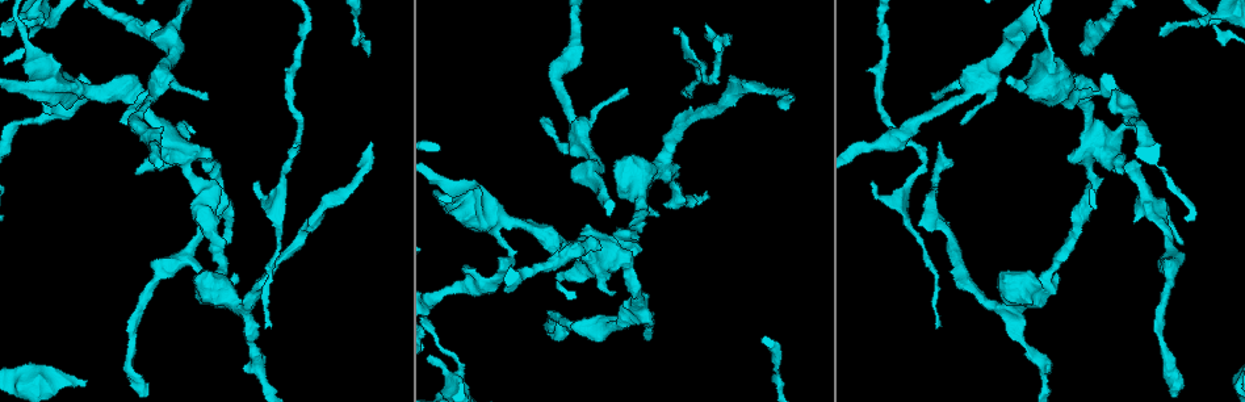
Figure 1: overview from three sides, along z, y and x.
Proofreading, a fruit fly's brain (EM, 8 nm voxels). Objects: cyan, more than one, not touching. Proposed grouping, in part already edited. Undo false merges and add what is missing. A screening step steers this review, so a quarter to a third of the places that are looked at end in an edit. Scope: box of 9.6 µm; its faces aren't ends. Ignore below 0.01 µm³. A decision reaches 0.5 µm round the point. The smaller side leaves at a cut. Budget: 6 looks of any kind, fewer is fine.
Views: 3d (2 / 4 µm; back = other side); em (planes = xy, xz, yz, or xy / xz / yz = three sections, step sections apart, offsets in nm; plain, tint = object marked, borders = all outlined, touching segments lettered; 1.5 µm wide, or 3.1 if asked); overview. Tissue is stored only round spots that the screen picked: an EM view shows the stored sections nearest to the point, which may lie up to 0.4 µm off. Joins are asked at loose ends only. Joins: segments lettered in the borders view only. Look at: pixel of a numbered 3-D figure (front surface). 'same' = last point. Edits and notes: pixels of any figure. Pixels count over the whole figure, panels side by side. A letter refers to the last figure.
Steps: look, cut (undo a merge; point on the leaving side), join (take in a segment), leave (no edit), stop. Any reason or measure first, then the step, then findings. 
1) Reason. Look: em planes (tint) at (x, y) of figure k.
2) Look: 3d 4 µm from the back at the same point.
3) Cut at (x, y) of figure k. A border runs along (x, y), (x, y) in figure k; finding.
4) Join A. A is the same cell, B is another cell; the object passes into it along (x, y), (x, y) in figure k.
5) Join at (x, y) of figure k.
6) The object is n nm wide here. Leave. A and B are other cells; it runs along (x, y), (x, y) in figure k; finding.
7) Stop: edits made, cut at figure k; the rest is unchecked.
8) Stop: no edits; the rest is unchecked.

Look: em planes (borders) at (1094, 51) of figure 1.

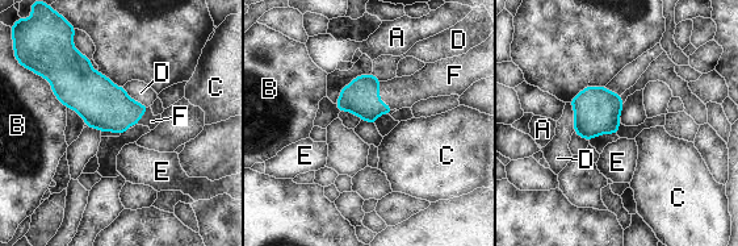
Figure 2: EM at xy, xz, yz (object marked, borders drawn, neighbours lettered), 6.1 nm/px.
The object is 200 nm wide here; the longest contact is with B, 260 nm. Join F. F is the same cell, A, B, C, D and E are other cells; it goes on there.

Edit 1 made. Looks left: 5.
Look: overview.

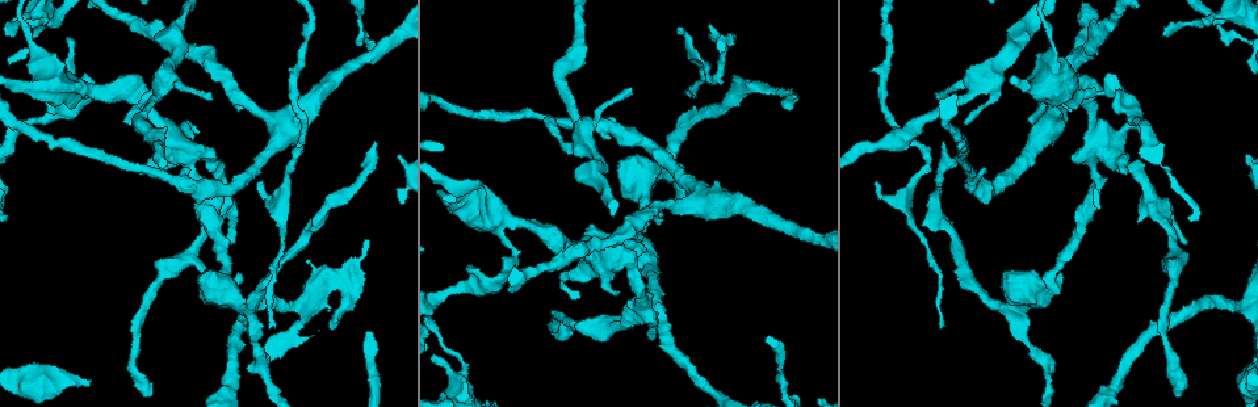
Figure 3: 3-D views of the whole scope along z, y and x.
Look: em xz step 8 (tint) at (1095, 91) of figure 3.

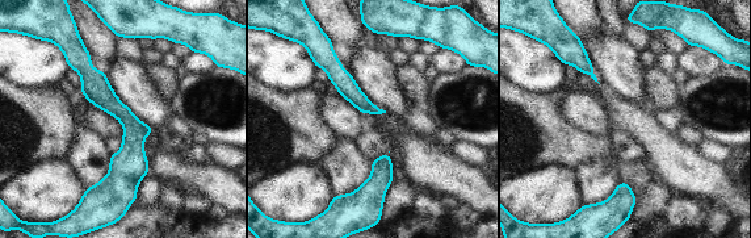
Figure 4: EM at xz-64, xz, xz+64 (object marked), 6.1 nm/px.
Cut it another way. Look: em planes (borders) at the same point.

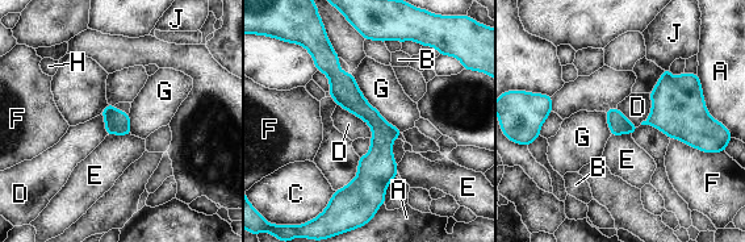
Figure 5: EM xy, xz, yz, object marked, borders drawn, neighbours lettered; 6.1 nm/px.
Leave. A, B, C, D, E, F, G, H and J are other cells; a border runs along (338, 104), (359, 116), (373, 136) in figure 5; continuous, no second cell.

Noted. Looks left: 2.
Long arm stops here. Look: 3d 2 µm at (942, 329) of figure 3.

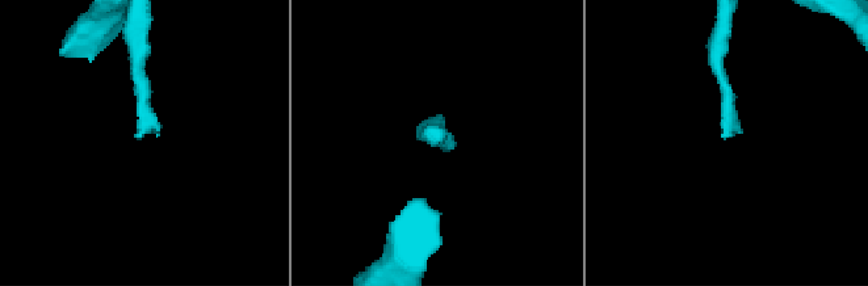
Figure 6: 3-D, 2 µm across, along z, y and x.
Now the EM. Look: em xz step 8 (borders) at (739, 130) of figure 6.

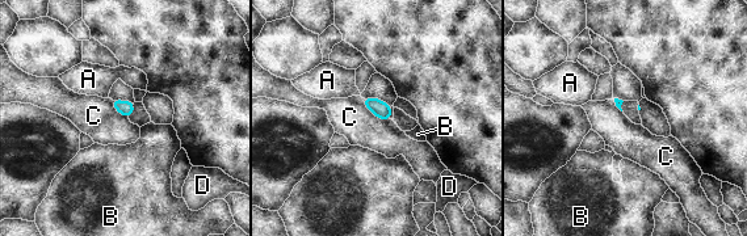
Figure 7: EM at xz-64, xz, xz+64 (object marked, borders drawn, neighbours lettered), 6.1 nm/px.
Leave. A, B, C and D are other cells; a border runs along (362, 98), (374, 114), (389, 119) in figure 7; none of them fits.

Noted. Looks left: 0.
Stop: edits made, join at figure 2; the rest is unchecked.

